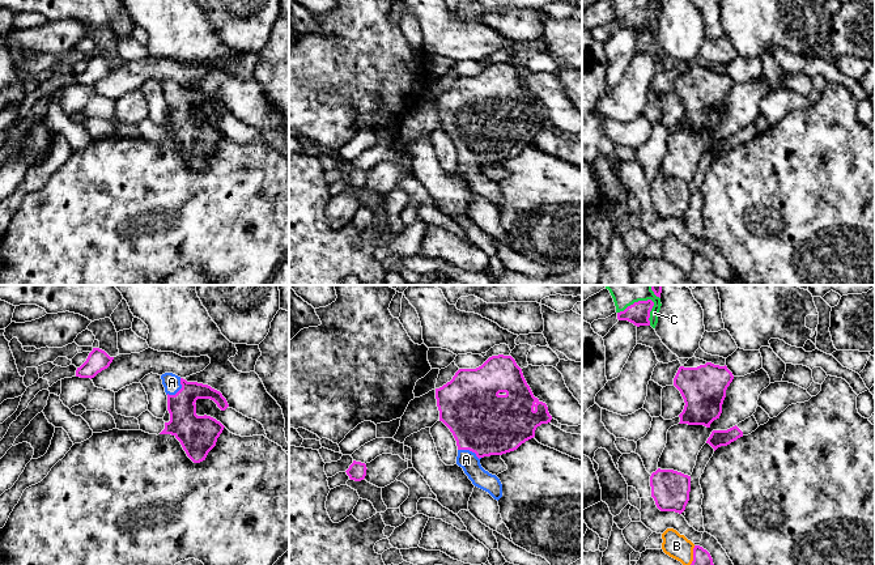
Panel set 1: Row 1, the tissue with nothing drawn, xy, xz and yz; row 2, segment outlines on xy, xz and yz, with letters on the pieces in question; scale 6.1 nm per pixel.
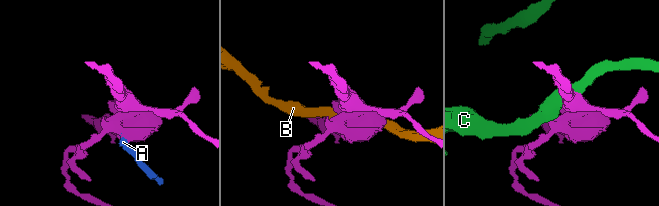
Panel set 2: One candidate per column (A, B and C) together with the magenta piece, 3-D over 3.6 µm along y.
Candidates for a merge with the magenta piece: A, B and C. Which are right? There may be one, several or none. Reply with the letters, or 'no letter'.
A

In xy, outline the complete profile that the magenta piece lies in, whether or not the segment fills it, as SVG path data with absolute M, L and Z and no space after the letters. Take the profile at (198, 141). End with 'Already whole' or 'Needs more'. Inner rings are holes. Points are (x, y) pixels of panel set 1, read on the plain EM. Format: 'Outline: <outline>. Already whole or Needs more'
Outline: M173 80L162 81L161 86L167 102L170 128L157 126L146 116L137 124L140 137L157 143L171 141L194 170L205 167L225 133L211 123L197 123L195 110L197 106L211 106L225 118L229 114L226 106L208 92L187 89Z. Needs more

